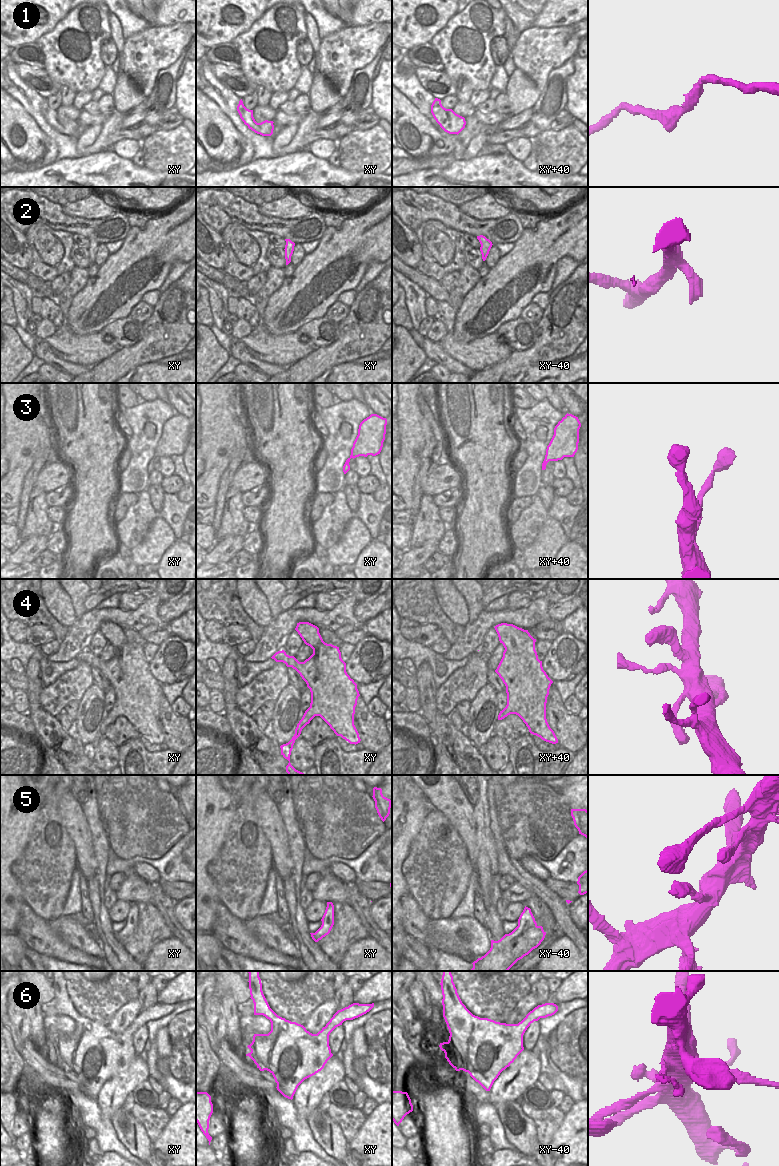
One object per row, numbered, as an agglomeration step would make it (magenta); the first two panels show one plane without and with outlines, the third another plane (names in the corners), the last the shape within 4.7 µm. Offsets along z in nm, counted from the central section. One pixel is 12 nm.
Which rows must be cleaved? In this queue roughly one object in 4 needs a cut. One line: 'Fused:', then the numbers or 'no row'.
Fused: 6

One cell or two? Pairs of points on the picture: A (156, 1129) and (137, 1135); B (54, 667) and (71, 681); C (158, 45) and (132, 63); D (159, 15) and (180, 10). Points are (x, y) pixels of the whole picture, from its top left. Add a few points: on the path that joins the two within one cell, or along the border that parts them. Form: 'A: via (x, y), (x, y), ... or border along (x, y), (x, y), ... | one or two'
A: border along (131, 1112), (142, 1124), (152, 1143) | two
B: border along (79, 661), (75, 667), (66, 670), (44, 687) | two
C: via (152, 50), (138, 62) | one
D: via (164, 14), (175, 10) | one

